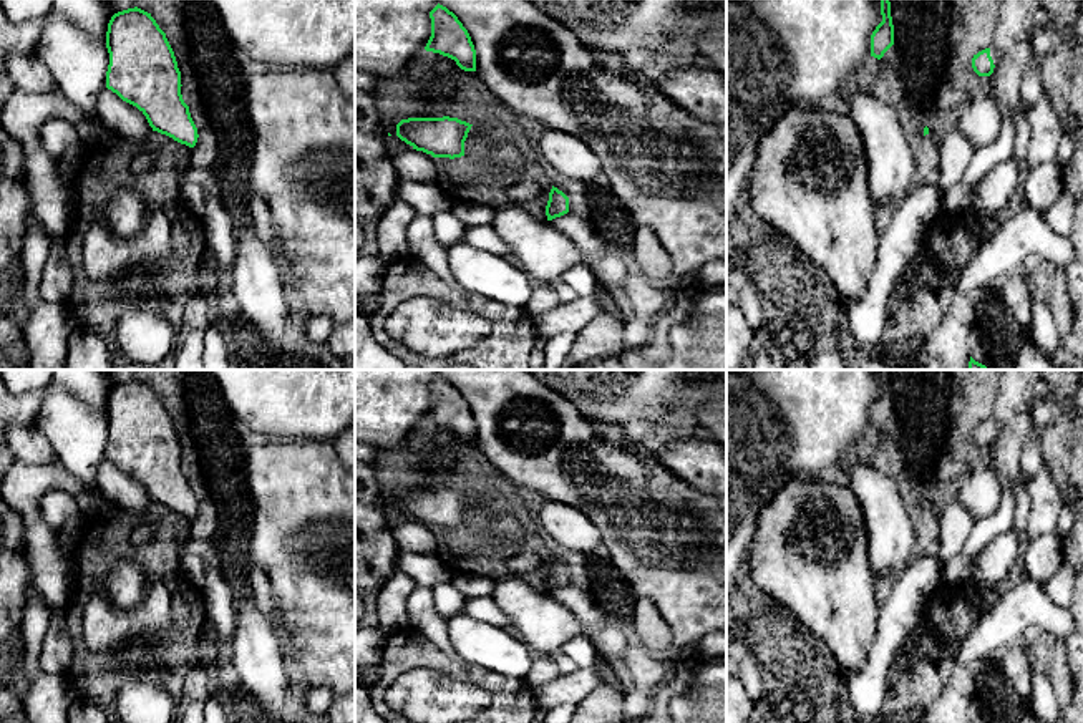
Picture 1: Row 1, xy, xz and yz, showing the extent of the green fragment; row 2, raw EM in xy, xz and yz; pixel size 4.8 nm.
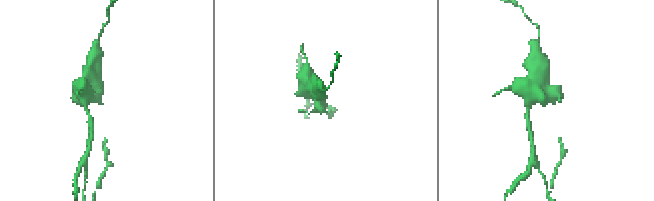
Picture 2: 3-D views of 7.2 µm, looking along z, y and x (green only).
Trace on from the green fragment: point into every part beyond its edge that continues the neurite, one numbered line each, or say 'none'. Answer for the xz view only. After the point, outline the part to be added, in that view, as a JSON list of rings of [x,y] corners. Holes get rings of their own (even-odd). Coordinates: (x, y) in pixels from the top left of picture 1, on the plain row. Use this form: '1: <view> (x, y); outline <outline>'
none

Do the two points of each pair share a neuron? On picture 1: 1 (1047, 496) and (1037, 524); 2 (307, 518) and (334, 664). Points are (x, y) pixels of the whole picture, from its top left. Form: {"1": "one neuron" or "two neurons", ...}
{"1": "one neuron", "2": "one neuron"}

